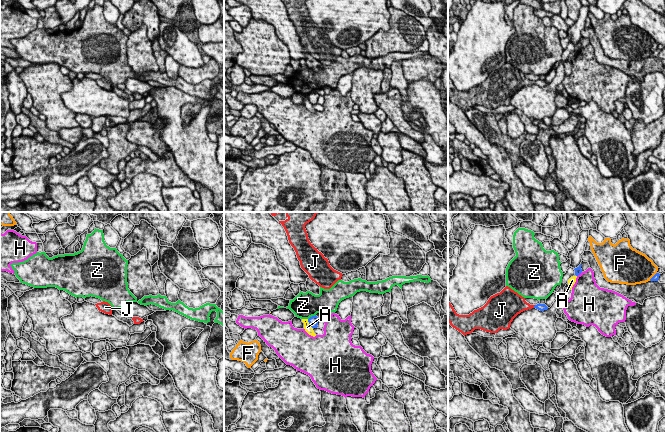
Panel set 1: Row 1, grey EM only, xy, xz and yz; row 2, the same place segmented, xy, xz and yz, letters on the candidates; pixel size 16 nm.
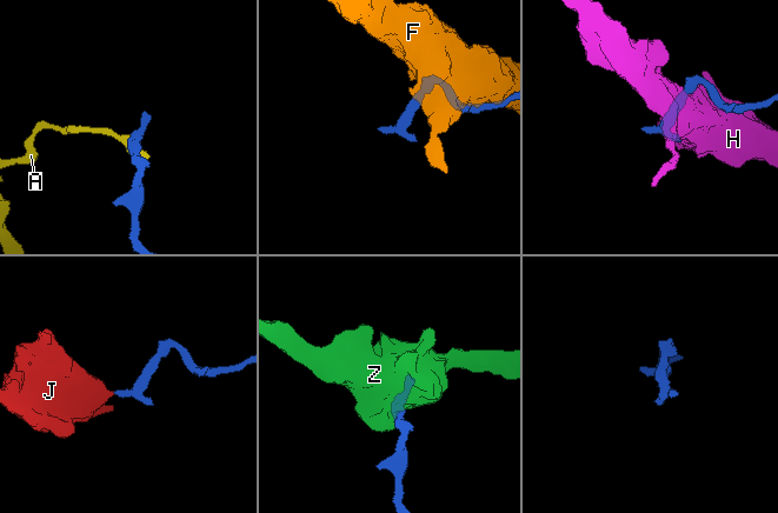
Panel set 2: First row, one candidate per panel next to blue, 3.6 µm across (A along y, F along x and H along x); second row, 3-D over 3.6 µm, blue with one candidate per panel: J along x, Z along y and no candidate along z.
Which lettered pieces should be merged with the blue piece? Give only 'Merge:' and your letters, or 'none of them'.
Merge: J

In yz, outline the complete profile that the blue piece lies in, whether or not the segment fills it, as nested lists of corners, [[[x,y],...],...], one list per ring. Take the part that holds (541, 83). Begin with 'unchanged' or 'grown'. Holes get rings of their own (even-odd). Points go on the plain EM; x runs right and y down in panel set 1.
grown; [[[506,62],[500,69],[491,72],[483,83],[469,91],[457,90],[448,75],[448,98],[464,112],[475,105],[497,109],[500,105],[509,105],[518,90],[532,84],[540,87],[548,85],[545,80],[530,81],[524,73]]]

